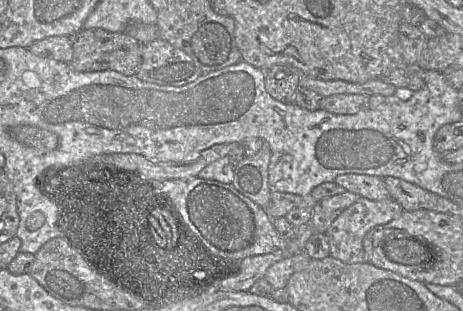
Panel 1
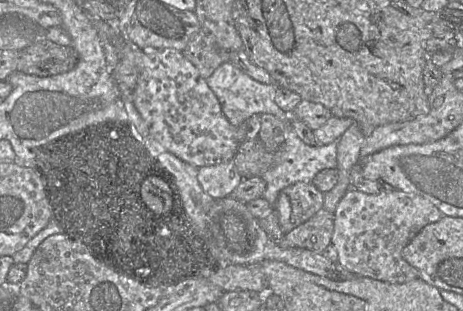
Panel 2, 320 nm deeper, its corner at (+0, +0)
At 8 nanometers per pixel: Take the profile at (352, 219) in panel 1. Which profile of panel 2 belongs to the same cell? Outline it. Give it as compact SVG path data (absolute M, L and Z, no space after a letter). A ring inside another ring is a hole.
M350 188L338 203L334 212L334 231L331 243L338 253L337 262L355 275L376 280L405 283L419 278L419 271L402 257L403 248L428 224L442 217L441 211L420 195L401 190L367 194Z

